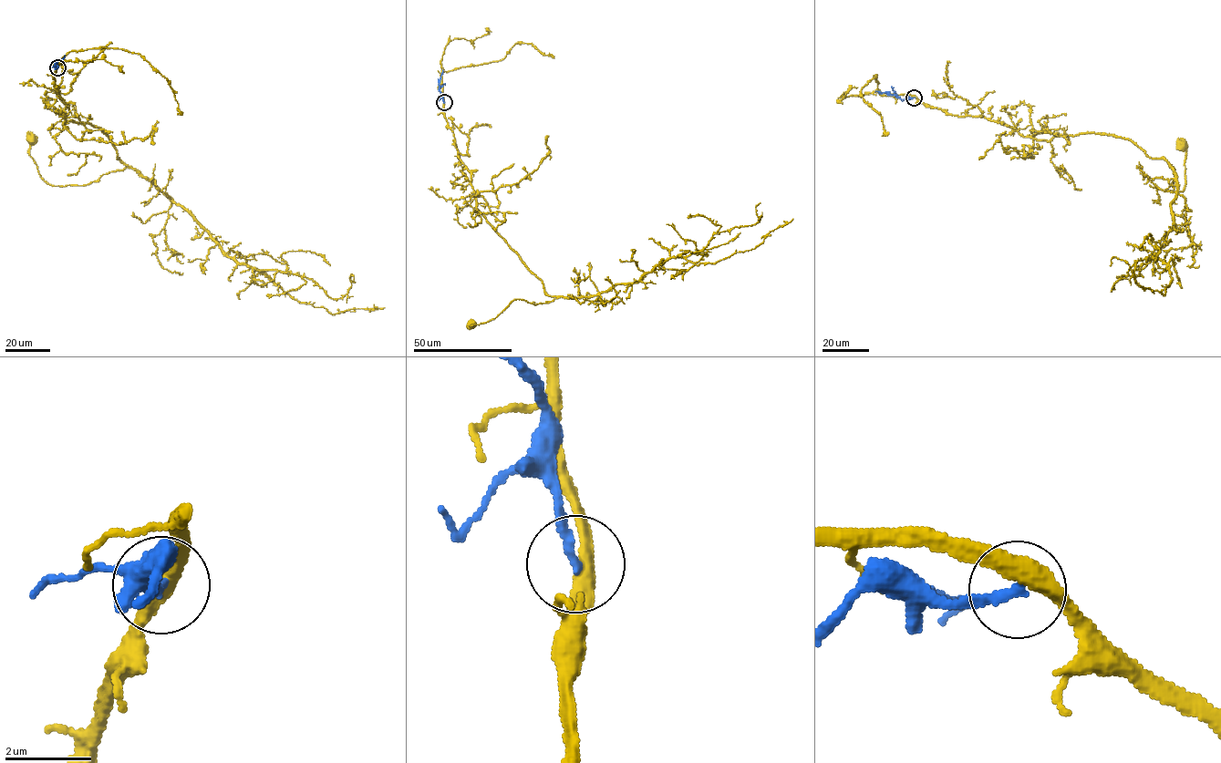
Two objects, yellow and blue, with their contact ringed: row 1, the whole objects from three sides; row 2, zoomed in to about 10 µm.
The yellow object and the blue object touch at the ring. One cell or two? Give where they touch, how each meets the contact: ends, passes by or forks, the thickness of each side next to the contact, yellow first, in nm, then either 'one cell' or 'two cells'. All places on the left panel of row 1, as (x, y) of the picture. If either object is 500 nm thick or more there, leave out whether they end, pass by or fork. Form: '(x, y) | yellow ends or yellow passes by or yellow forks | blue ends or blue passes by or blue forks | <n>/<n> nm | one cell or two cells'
(57, 67) | yellow passes by | blue ends | 400/220 nm | two cells

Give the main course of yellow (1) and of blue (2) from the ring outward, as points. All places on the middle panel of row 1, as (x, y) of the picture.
1: (444, 102), (476, 208), (544, 291), (557, 297), (534, 304), (514, 299), (492, 319), (473, 324)
2: (443, 102), (439, 86), (442, 70)

